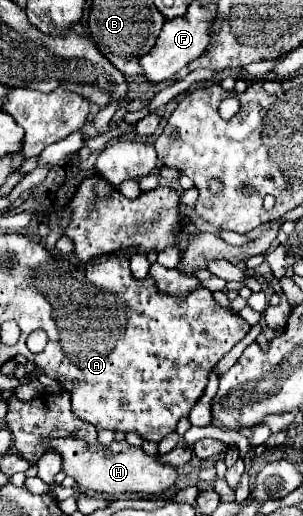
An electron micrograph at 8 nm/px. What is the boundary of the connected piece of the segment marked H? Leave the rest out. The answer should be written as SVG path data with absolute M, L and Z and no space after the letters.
M64 437L64 439L44 439L46 453L58 453L62 457L62 471L76 479L76 483L92 493L104 493L110 497L122 493L142 493L156 495L170 489L178 477L178 471L170 465L162 465L156 457L150 457L142 451L142 447L134 447L126 441L112 441L110 447L102 447L96 443L88 447L86 443Z

